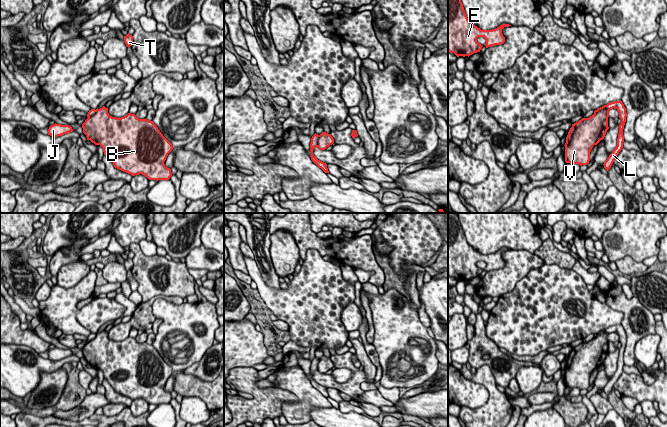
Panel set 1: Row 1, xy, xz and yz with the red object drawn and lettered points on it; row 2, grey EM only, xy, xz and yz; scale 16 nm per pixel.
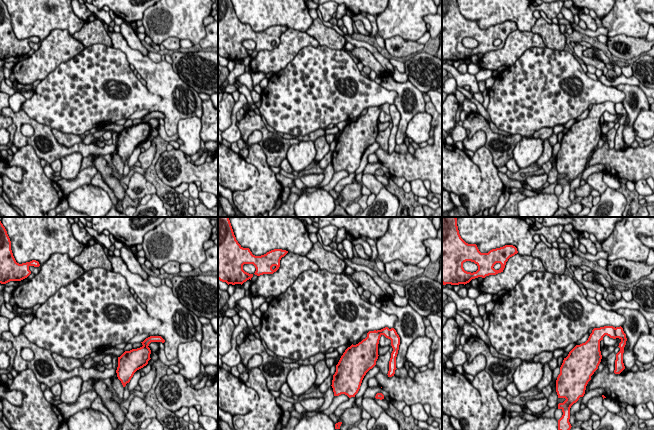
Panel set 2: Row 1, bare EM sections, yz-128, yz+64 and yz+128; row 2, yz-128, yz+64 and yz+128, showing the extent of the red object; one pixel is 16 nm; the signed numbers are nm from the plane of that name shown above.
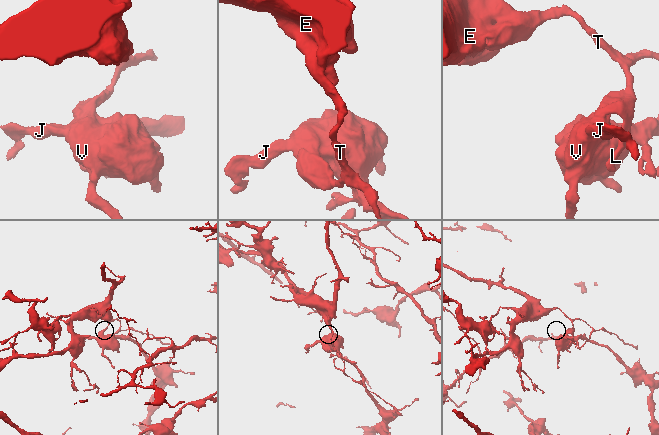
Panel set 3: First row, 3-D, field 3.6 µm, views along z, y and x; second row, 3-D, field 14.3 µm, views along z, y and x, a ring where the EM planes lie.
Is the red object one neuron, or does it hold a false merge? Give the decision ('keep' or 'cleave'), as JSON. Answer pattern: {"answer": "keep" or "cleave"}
{"answer": "cleave"}

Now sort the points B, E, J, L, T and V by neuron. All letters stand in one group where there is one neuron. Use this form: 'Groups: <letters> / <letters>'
Groups: B J V / E L T

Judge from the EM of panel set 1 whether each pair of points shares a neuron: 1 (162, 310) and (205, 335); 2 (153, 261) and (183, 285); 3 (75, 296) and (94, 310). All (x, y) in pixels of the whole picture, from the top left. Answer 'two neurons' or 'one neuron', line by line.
1: one neuron
2: one neuron
3: two neurons

